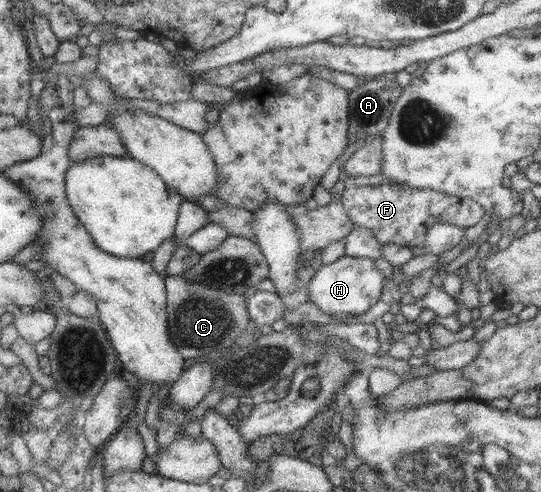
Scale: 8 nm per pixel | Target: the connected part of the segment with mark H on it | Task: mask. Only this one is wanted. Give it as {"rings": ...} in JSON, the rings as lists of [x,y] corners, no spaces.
{"rings":[[[343,255],[331,264],[315,266],[315,274],[306,285],[308,300],[321,312],[344,322],[346,318],[365,313],[379,300],[383,282],[385,276],[377,270],[372,259]]]}

